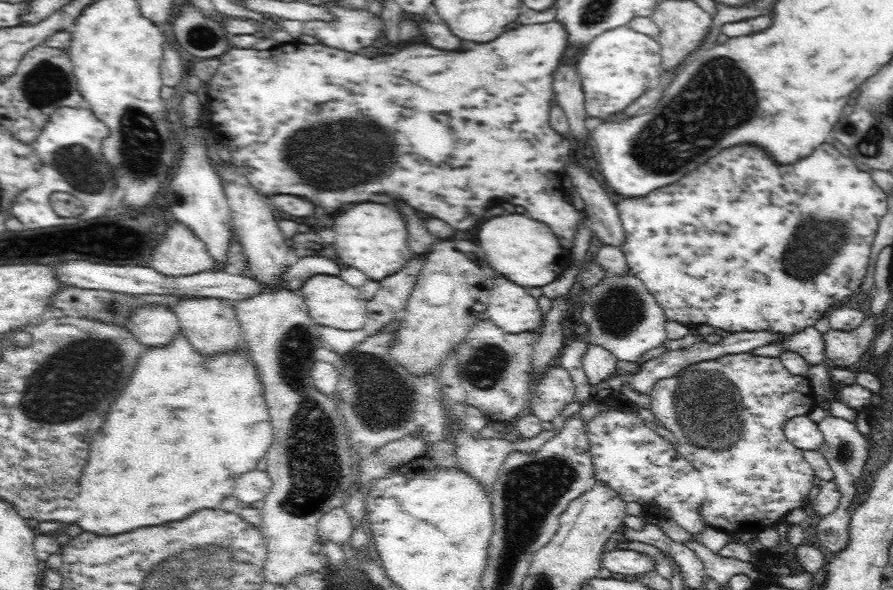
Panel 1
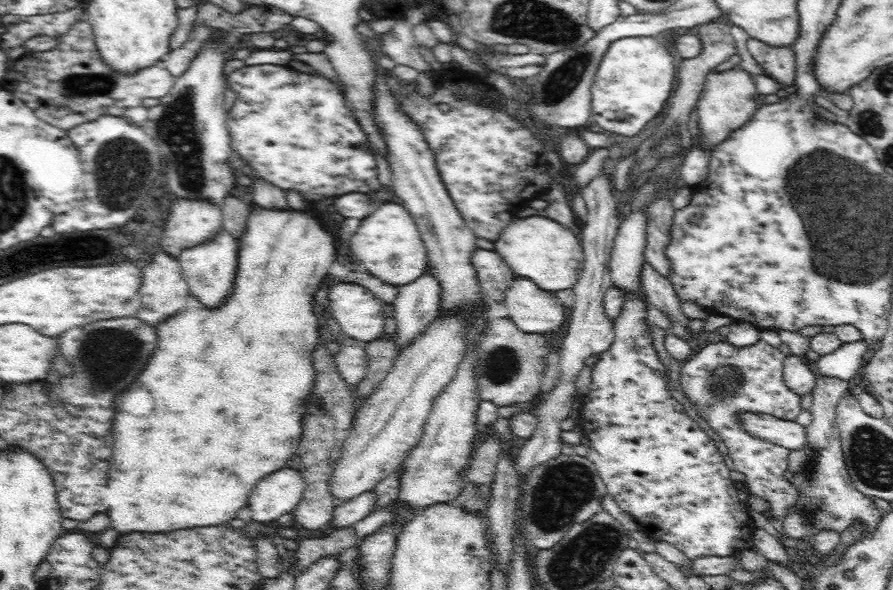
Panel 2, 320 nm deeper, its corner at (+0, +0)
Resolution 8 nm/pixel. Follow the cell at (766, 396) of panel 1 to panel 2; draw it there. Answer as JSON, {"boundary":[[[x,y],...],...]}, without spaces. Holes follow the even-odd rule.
{"boundary":[[[723,340],[694,353],[680,368],[680,381],[686,391],[686,396],[680,396],[680,404],[684,405],[684,410],[686,402],[698,406],[700,414],[708,420],[705,425],[710,424],[707,435],[716,448],[720,448],[728,468],[740,476],[738,485],[744,496],[760,500],[768,520],[784,520],[799,496],[799,488],[792,484],[796,476],[788,476],[786,472],[791,450],[750,435],[744,431],[739,416],[744,412],[757,412],[794,421],[801,413],[799,394],[784,383],[784,359],[778,347],[762,340],[750,346],[734,346]]]}

